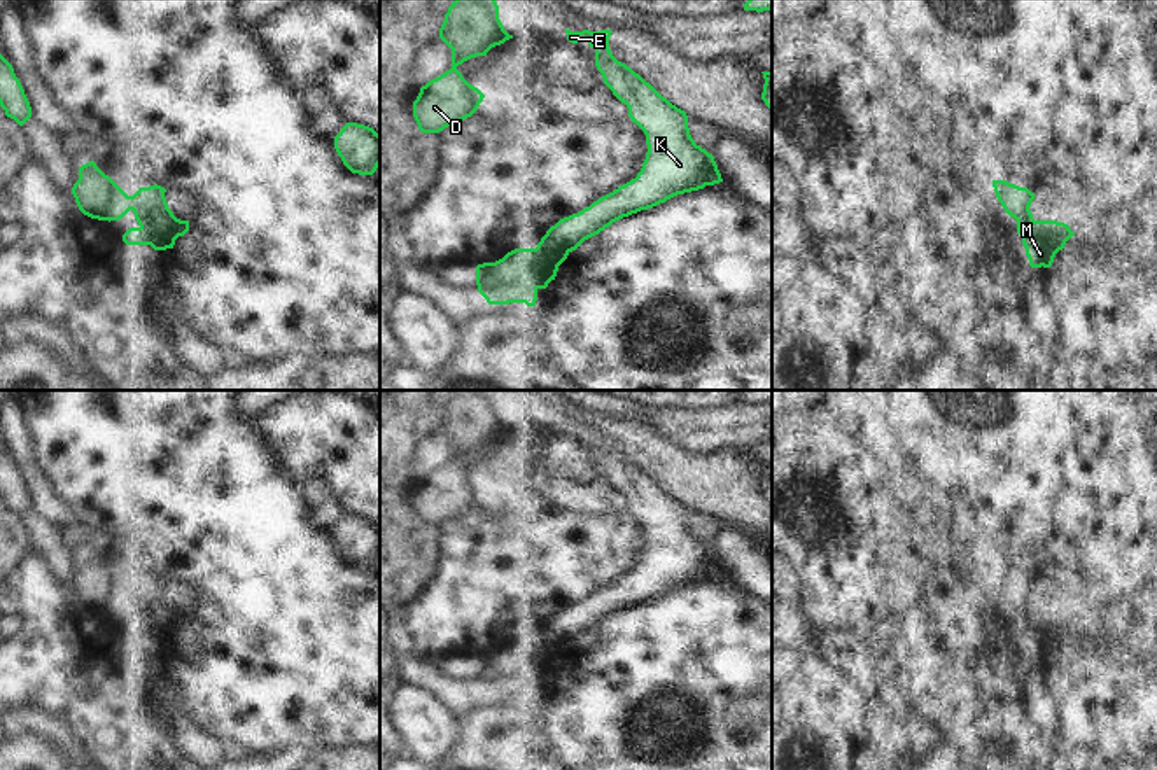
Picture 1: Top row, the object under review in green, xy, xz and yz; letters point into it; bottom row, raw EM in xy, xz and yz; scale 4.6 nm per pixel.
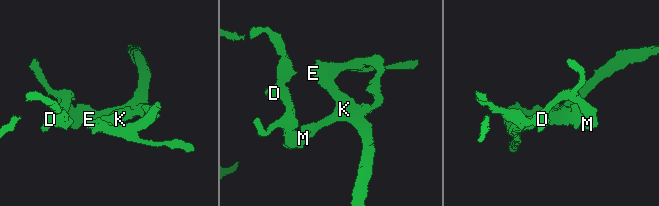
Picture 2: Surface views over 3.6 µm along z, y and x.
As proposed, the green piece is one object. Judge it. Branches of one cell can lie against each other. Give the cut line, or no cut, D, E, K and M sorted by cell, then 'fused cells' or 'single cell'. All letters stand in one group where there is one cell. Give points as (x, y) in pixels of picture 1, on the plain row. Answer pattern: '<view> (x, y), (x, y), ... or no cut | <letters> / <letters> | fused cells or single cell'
xz (536, 639), (557, 658) | D M / E K | fused cells

